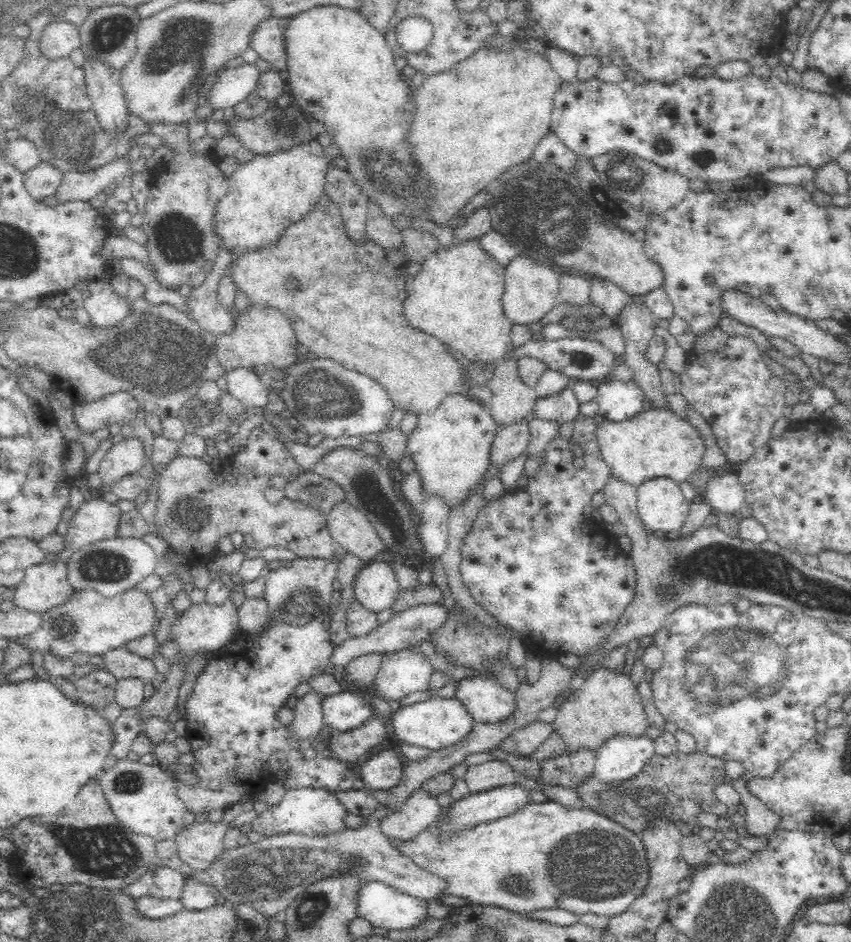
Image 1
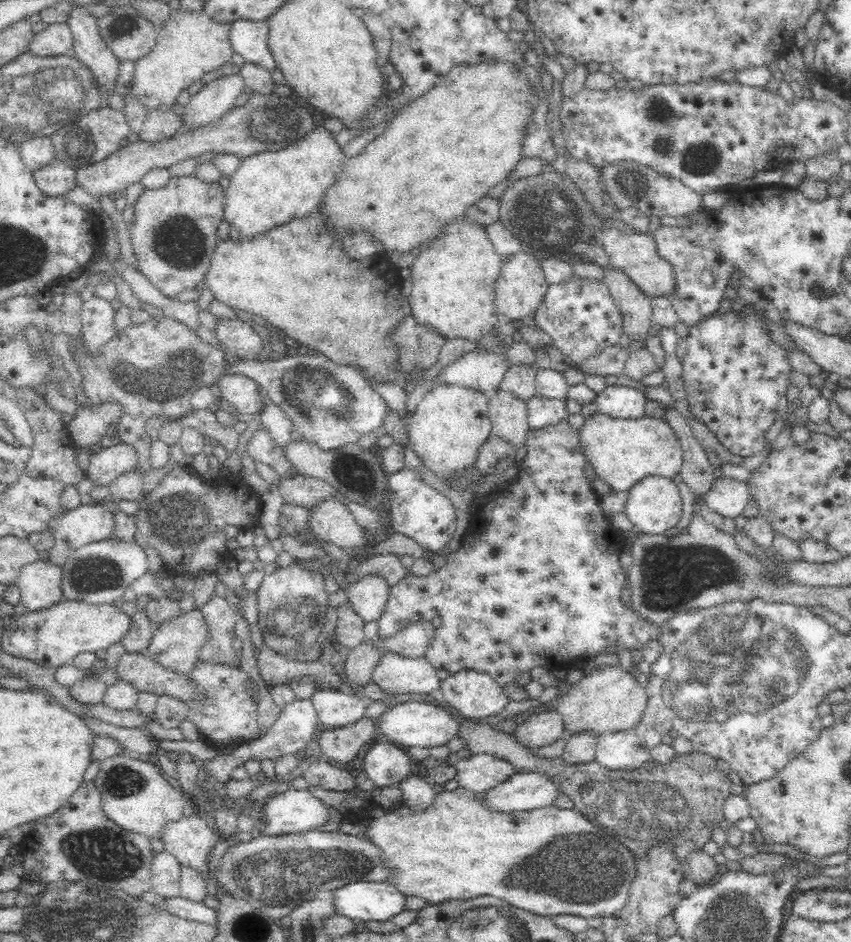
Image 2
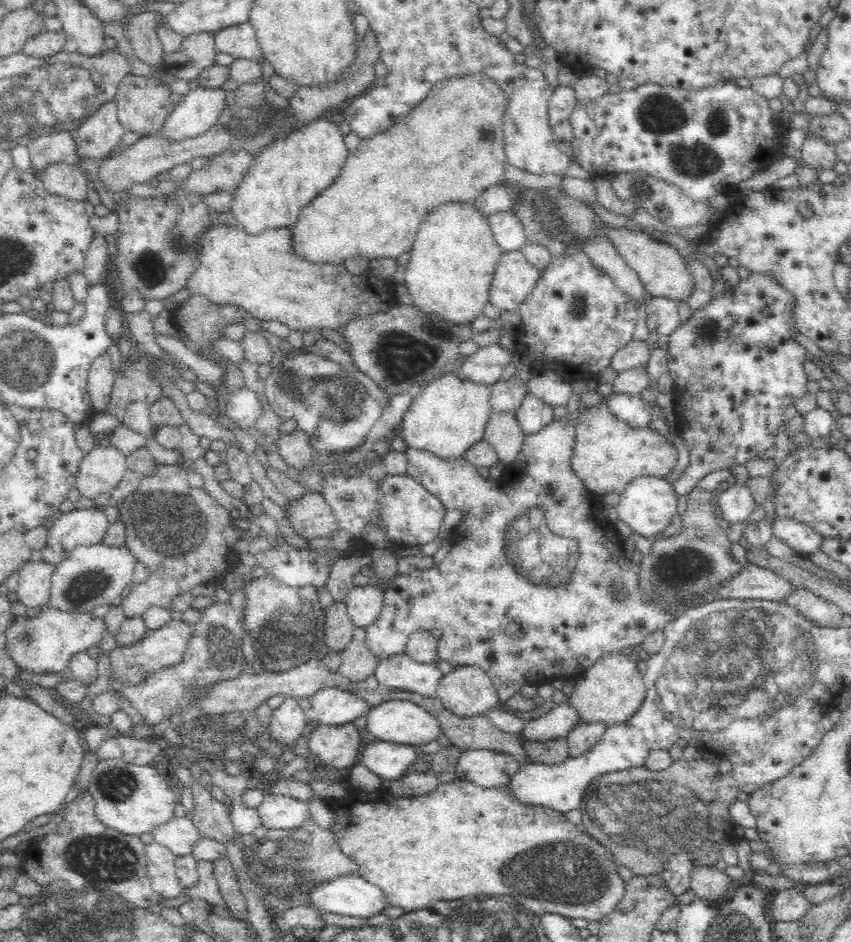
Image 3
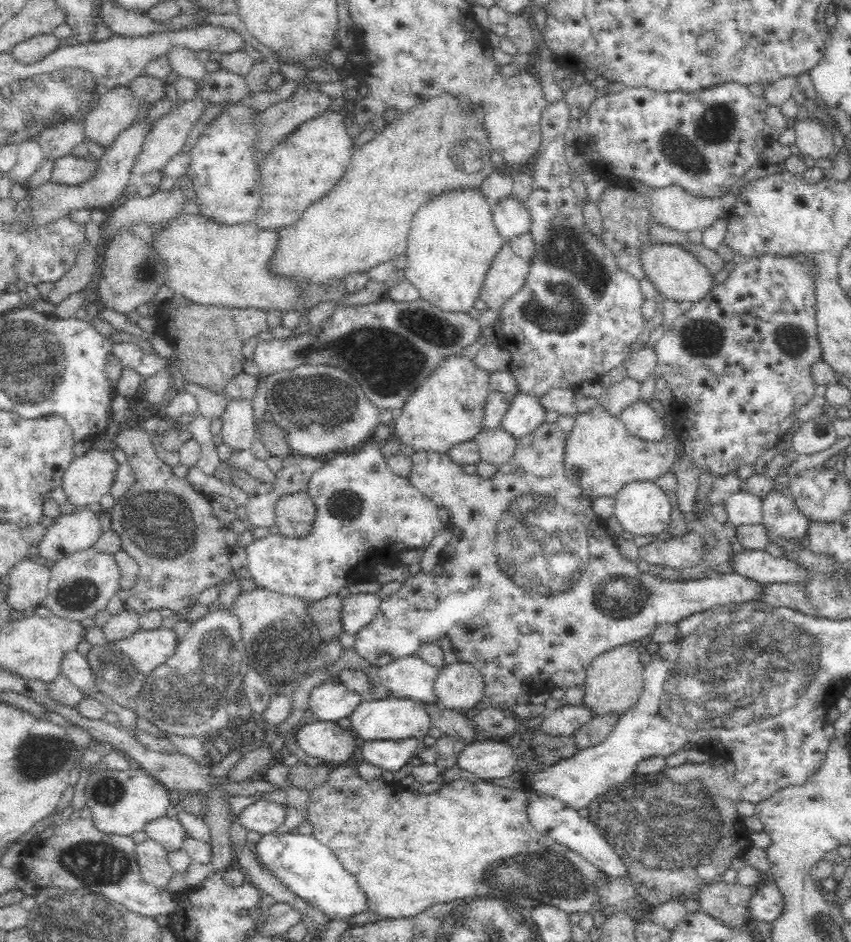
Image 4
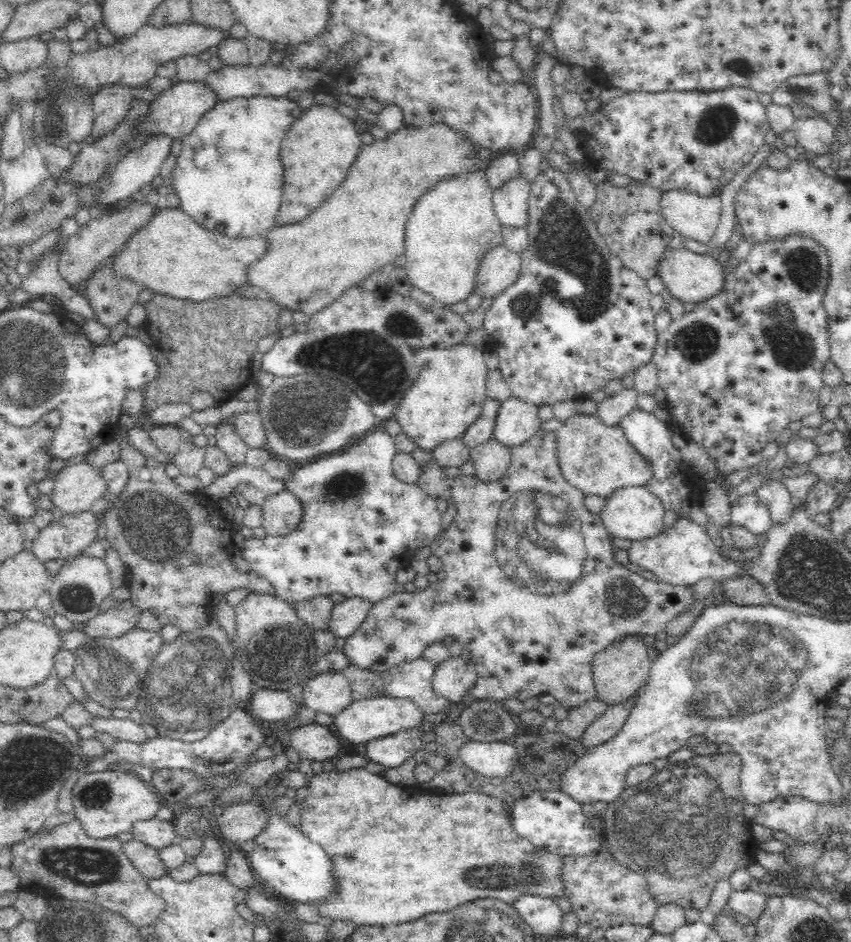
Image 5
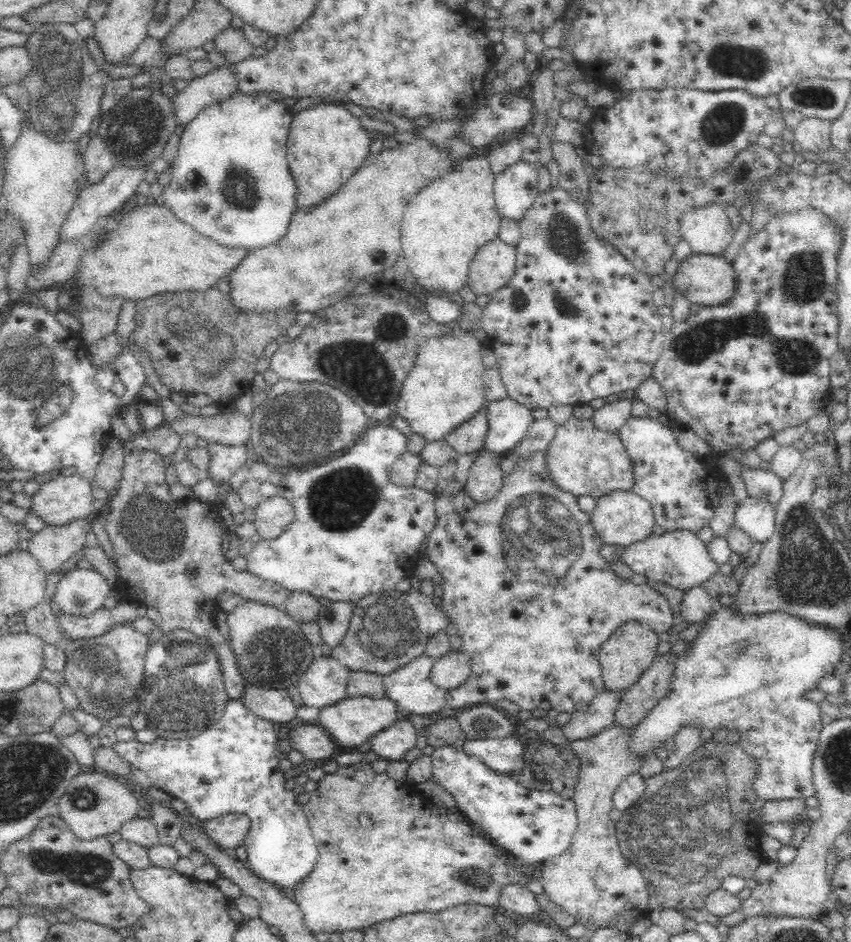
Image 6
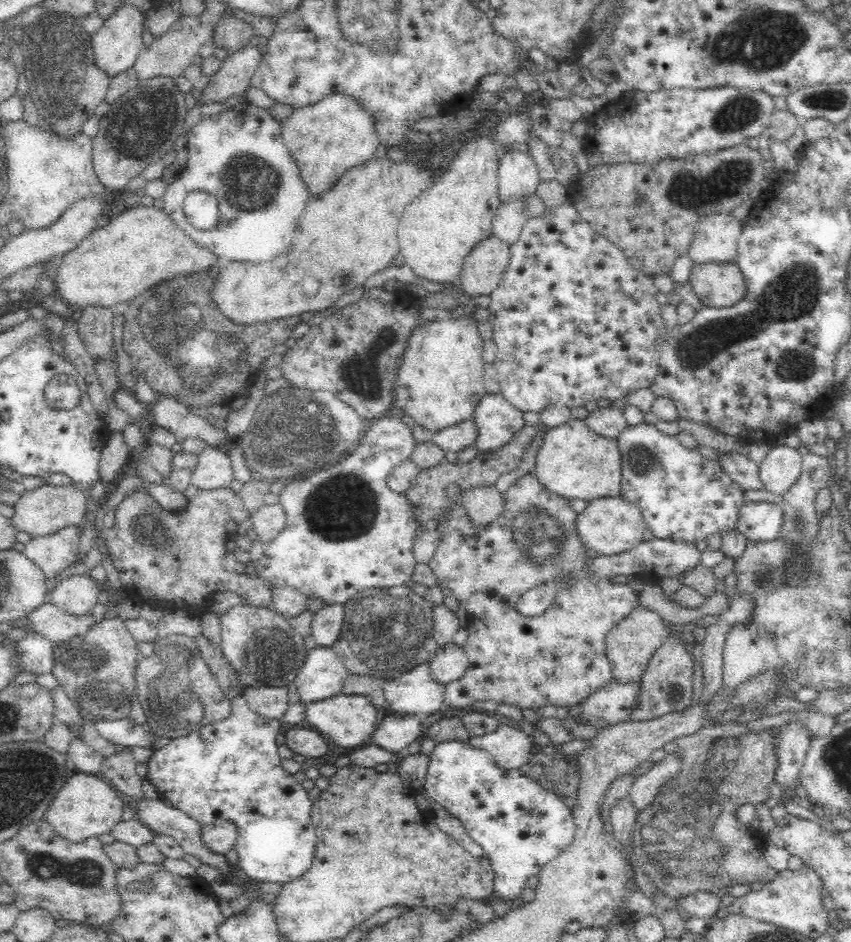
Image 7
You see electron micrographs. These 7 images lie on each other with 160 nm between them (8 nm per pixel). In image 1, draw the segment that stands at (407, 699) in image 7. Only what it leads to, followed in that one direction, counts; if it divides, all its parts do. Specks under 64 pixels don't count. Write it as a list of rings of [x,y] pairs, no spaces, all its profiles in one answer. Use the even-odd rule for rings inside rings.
[[[399,650],[384,653],[380,670],[373,680],[376,696],[400,700],[406,694],[428,690],[434,667],[419,652]]]

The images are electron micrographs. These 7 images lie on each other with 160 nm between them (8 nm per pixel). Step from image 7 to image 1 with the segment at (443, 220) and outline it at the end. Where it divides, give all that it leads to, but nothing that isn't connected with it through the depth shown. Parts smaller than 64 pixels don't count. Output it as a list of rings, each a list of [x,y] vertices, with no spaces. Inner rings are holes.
[[[478,238],[462,240],[450,246],[439,246],[426,256],[422,268],[417,272],[407,290],[403,311],[408,322],[418,330],[438,338],[448,348],[458,350],[460,354],[477,363],[488,363],[502,359],[514,350],[510,339],[512,321],[508,320],[502,308],[501,296],[505,288],[505,266],[498,264],[482,248]]]

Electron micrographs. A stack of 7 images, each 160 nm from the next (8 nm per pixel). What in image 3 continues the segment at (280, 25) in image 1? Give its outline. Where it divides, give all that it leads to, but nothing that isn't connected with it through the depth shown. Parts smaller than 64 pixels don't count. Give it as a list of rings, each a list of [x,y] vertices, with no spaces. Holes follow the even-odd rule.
[[[250,22],[233,25],[213,34],[217,53],[226,53],[234,58],[263,60],[256,32]]]

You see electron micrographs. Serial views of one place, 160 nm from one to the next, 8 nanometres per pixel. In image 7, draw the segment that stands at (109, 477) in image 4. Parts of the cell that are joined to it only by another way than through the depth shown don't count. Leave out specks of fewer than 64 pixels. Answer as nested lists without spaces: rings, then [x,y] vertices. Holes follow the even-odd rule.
[[[72,485],[40,486],[30,492],[25,491],[14,506],[14,515],[8,520],[16,532],[25,532],[31,537],[50,535],[65,527],[82,528],[86,524],[87,498]]]

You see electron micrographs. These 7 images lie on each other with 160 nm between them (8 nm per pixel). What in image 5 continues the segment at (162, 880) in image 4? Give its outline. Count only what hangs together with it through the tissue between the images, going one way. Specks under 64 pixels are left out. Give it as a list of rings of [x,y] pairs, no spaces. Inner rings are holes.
[[[134,838],[122,844],[122,851],[145,878],[160,878],[164,872],[168,871],[166,865],[162,864],[158,857],[158,849]]]

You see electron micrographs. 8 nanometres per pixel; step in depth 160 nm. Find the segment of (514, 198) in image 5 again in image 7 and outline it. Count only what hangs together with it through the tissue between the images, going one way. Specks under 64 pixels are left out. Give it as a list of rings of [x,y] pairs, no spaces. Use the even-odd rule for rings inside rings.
[[[517,148],[501,154],[497,171],[499,197],[504,202],[532,194],[539,184],[534,157]]]

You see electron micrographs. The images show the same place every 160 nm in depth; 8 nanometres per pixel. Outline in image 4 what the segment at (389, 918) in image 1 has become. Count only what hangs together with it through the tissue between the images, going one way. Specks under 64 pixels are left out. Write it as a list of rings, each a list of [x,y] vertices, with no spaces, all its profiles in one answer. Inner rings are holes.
[[[268,833],[252,845],[260,866],[286,885],[296,896],[314,905],[332,919],[348,918],[366,910],[366,895],[358,883],[337,859],[337,856],[316,838],[300,833]]]

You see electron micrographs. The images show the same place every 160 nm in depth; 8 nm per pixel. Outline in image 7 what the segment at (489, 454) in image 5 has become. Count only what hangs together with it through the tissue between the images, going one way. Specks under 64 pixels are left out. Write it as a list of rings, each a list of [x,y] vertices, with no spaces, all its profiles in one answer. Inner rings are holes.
[[[495,486],[477,488],[462,495],[461,506],[475,530],[482,532],[490,528],[502,515],[504,500]]]

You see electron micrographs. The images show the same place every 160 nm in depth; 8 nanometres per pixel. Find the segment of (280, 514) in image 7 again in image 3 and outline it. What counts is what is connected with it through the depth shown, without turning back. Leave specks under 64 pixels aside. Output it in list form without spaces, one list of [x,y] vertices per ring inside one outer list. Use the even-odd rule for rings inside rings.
[[[306,492],[294,501],[288,501],[285,519],[291,530],[302,539],[328,537],[338,529],[330,506],[320,493]]]

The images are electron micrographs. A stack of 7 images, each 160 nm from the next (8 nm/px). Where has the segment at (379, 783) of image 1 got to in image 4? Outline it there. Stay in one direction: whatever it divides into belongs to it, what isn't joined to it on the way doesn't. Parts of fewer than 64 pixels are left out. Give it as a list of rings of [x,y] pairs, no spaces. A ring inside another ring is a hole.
[[[418,738],[398,740],[364,741],[361,753],[364,761],[374,766],[380,766],[384,771],[398,771],[412,757],[416,756],[422,746]]]

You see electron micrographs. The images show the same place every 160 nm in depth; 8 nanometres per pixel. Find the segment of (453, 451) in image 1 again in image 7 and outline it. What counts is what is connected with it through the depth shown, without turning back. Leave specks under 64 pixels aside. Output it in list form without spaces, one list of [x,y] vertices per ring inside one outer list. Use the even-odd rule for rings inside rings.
[[[441,313],[434,320],[423,321],[418,326],[414,326],[406,342],[402,362],[396,372],[393,389],[394,412],[408,414],[414,418],[416,424],[436,431],[458,424],[463,420],[472,419],[474,406],[487,393],[483,385],[483,370],[486,363],[483,359],[485,341],[479,333],[479,326],[480,323],[473,315],[453,318],[449,313]]]

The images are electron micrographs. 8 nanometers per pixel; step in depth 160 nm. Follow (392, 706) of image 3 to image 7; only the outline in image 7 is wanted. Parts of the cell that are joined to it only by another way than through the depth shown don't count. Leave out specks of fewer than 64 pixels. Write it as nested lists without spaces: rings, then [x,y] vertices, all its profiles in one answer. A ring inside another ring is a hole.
[[[338,693],[318,702],[306,702],[304,705],[306,705],[306,718],[304,720],[310,726],[313,724],[316,731],[321,733],[326,740],[344,748],[366,744],[367,741],[370,741],[379,722],[376,717],[379,710],[372,704],[370,698],[364,695]]]

